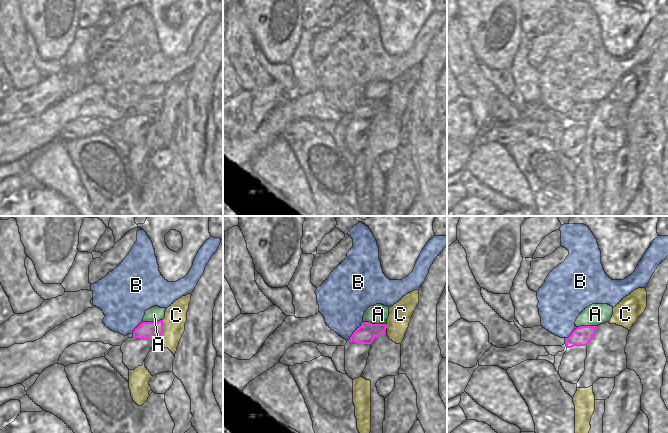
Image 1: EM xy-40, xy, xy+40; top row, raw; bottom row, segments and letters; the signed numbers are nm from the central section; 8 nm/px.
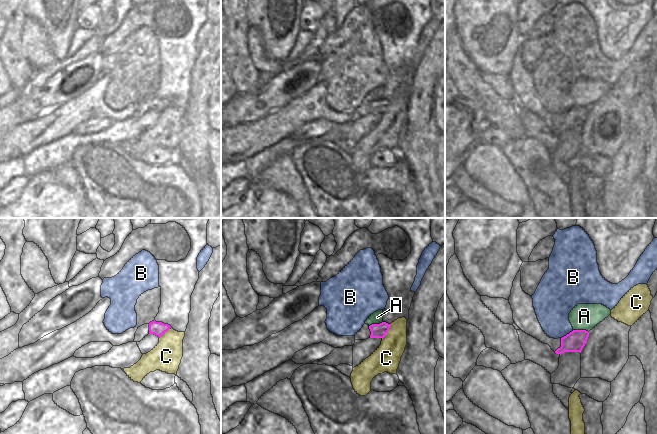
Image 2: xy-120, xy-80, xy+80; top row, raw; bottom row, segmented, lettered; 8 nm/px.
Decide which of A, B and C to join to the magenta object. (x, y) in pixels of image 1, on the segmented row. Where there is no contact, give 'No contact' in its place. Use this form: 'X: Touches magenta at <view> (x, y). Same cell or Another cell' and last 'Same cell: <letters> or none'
A: Touches magenta at xy (375, 324). Another cell
B: Touches magenta at xy (355, 331). Another cell
C: Touches magenta at xy-40 (162, 329). Another cell
Same cell: none

